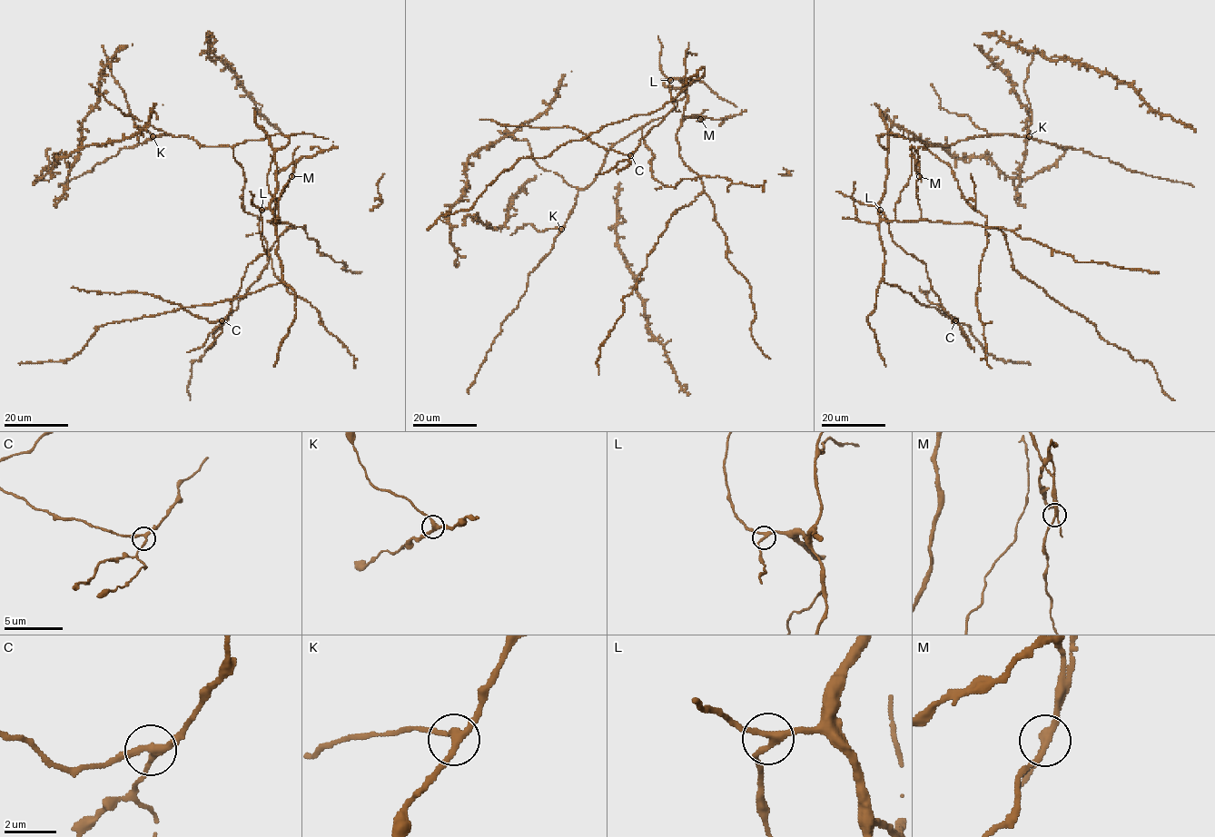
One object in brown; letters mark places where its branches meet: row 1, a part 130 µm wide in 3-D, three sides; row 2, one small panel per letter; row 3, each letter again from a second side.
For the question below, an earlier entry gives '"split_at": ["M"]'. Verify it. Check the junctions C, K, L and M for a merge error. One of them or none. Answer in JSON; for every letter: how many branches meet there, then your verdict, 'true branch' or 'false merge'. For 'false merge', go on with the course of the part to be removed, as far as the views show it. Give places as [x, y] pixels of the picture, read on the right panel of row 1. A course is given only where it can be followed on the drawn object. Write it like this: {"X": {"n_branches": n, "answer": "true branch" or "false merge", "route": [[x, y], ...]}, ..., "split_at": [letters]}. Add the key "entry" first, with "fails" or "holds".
{"entry": "holds", "C": {"n_branches": 3, "answer": "true branch"}, "K": {"n_branches": 3, "answer": "true branch"}, "L": {"n_branches": 3, "answer": "true branch"}, "M": {"n_branches": 3, "answer": "false merge"}, "split_at": ["M"]}

